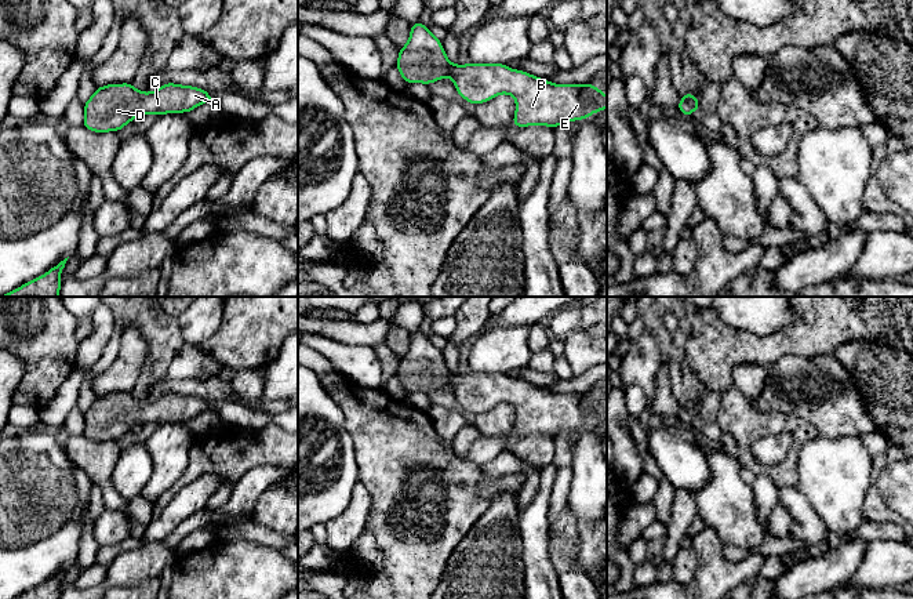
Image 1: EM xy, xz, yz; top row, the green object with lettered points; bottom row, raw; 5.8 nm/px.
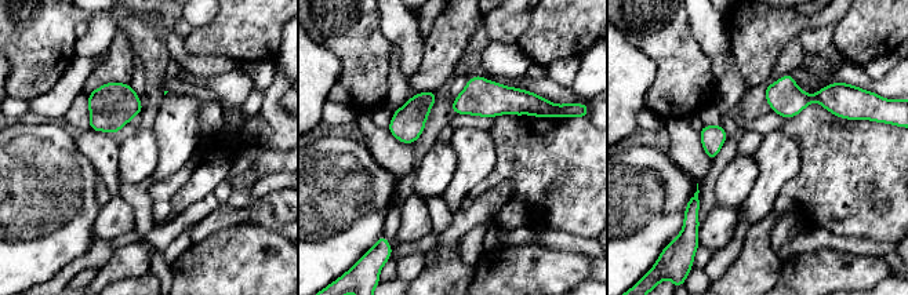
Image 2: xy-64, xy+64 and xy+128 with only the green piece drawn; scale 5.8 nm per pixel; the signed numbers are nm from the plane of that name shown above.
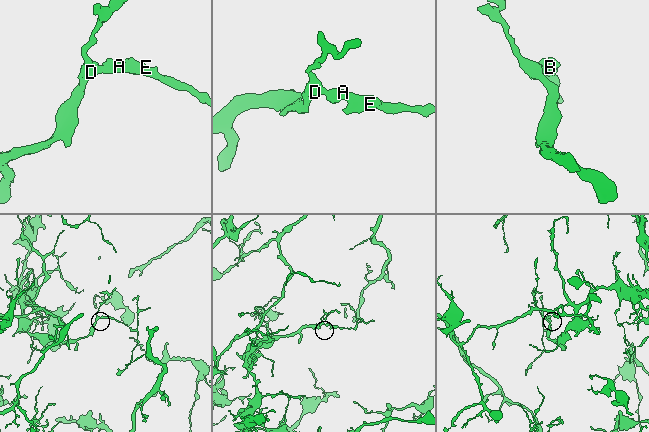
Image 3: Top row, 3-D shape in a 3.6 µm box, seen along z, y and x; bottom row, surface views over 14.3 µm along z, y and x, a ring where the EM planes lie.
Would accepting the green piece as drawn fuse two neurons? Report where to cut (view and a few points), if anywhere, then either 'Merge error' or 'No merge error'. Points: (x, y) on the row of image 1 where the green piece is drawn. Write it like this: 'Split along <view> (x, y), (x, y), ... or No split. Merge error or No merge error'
No split. No merge error

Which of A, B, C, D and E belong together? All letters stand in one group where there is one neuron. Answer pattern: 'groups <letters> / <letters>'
groups A B C D E

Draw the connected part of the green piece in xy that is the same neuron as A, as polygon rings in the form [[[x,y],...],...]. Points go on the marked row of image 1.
[[[131,83],[98,87],[84,104],[83,126],[95,132],[120,131],[146,113],[188,113],[203,102],[215,102],[208,91],[167,83],[154,92],[141,92]]]

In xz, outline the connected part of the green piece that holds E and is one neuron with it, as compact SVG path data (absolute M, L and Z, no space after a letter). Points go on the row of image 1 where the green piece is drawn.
M422 22L411 25L410 40L399 51L396 66L408 84L430 84L450 76L456 92L473 105L499 94L513 95L514 127L541 124L554 128L607 108L607 95L590 83L553 84L503 63L452 65L441 41Z

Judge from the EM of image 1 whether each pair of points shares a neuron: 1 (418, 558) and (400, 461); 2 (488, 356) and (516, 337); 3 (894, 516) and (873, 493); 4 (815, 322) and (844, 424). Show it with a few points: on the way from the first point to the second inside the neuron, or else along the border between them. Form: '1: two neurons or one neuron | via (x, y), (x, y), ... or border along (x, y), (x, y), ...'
1: one neuron | via (417, 534), (424, 527), (422, 493), (418, 485)
2: one neuron | via (495, 351), (504, 349), (509, 344)
3: one neuron | via (887, 512), (875, 500)
4: two neurons | border along (833, 351), (810, 358), (793, 356), (790, 354)

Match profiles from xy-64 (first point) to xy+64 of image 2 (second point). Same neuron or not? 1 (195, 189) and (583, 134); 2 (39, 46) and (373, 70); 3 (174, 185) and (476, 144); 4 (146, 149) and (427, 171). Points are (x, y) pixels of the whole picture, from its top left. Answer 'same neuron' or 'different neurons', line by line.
1: different neurons
2: same neuron
3: different neurons
4: same neuron

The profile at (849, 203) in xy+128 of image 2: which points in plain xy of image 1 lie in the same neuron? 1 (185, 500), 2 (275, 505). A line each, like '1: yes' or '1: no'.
1: no
2: yes

